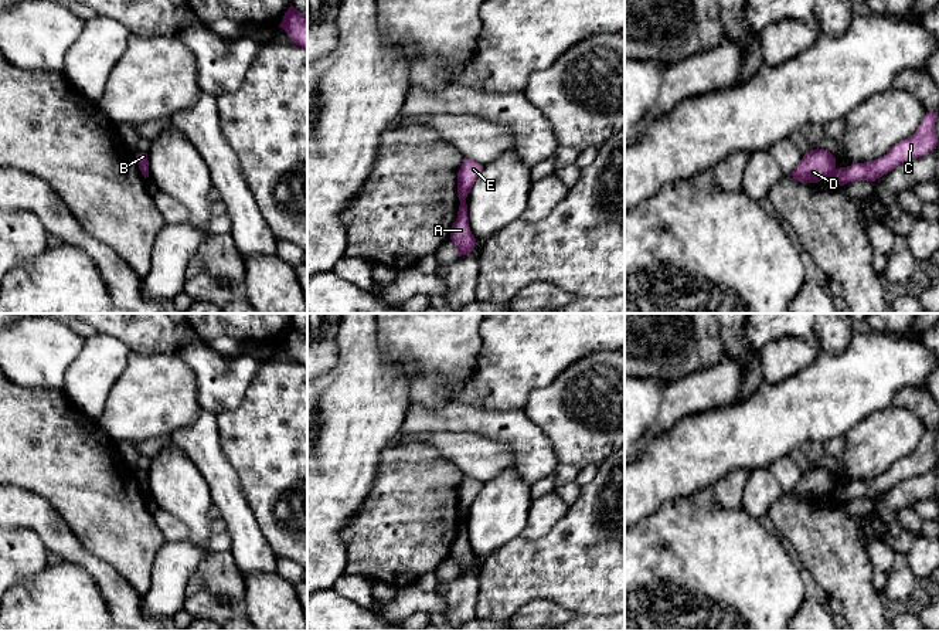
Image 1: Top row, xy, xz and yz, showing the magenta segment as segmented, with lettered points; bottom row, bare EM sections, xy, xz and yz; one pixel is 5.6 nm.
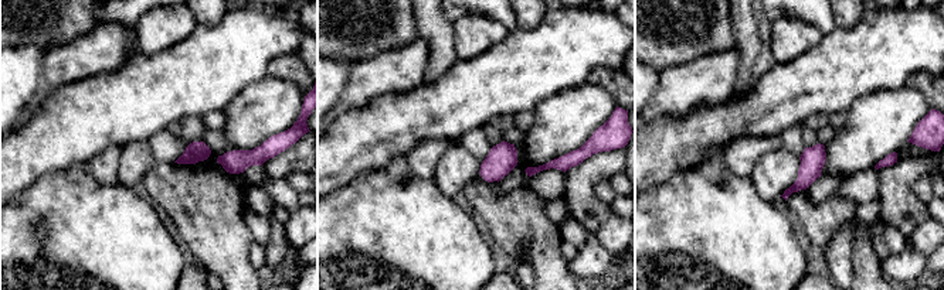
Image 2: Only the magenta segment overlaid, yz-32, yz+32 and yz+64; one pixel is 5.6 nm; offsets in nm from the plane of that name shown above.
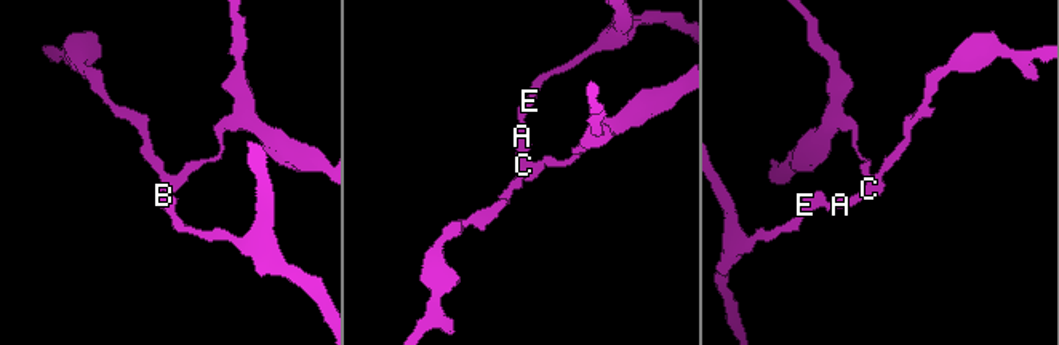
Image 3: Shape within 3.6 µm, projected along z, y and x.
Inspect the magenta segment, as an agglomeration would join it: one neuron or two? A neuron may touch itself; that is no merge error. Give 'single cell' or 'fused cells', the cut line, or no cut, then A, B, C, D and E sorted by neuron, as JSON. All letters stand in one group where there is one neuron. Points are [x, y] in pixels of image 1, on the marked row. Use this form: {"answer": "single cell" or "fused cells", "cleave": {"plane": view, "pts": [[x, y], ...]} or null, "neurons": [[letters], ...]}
{"answer": "fused cells", "cleave": {"plane": "yz", "pts": [[834, 168], [830, 177]]}, "neurons": [["A", "C"], ["B", "D", "E"]]}

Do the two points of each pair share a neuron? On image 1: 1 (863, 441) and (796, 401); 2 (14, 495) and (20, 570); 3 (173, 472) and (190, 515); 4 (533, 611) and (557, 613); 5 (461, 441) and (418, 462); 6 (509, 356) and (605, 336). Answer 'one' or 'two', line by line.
1: two
2: two
3: one
4: one
5: two
6: one

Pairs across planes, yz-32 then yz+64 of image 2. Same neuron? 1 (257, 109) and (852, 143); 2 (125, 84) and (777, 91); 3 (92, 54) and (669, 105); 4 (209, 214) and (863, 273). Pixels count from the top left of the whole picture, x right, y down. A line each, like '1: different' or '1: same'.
1: same
2: same
3: same
4: same

